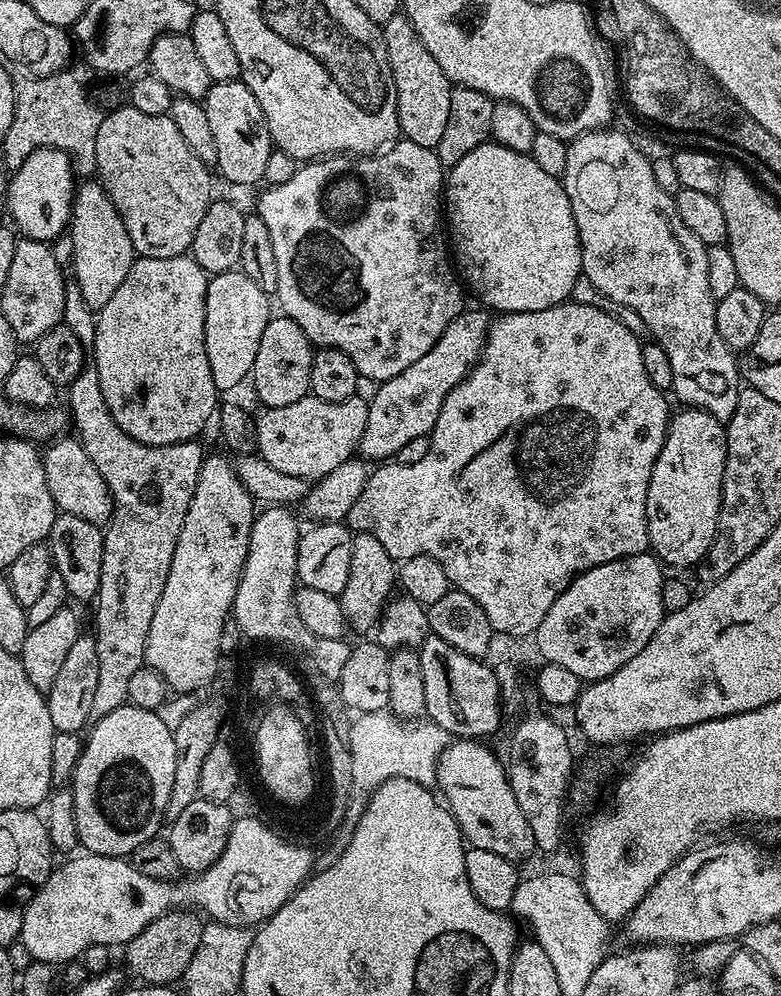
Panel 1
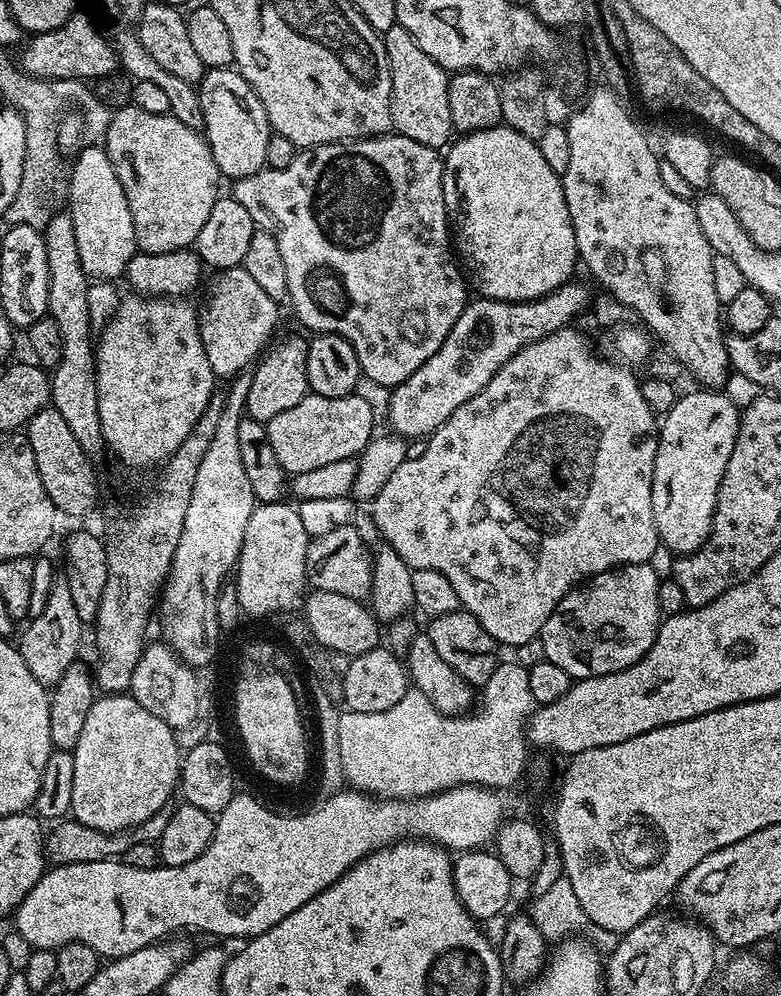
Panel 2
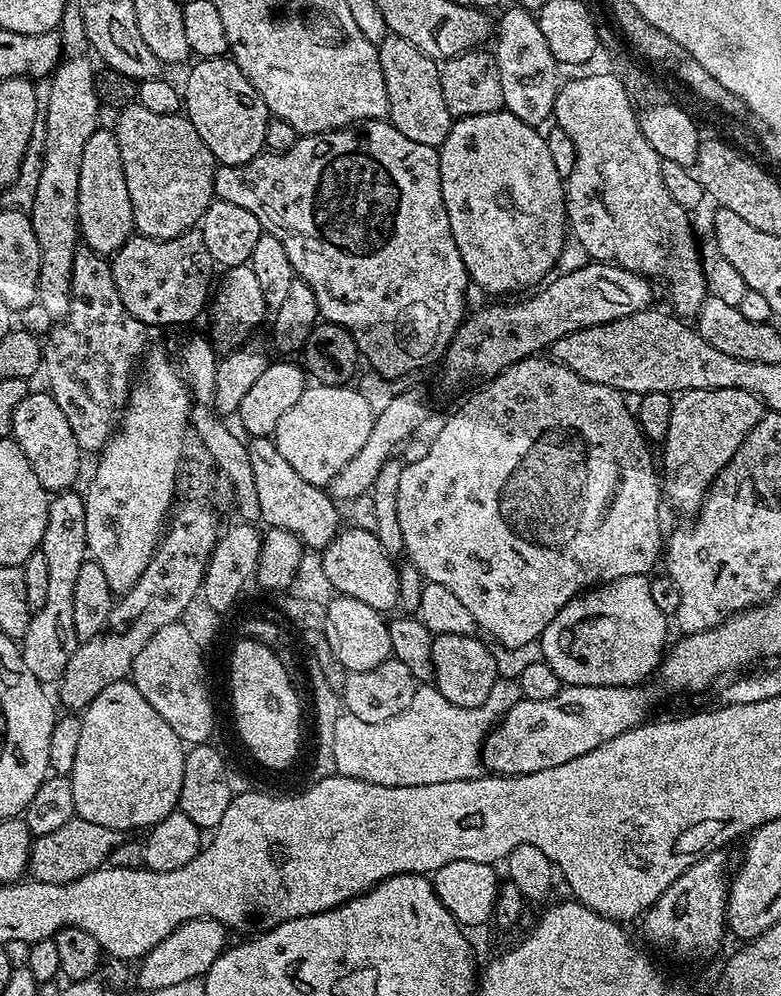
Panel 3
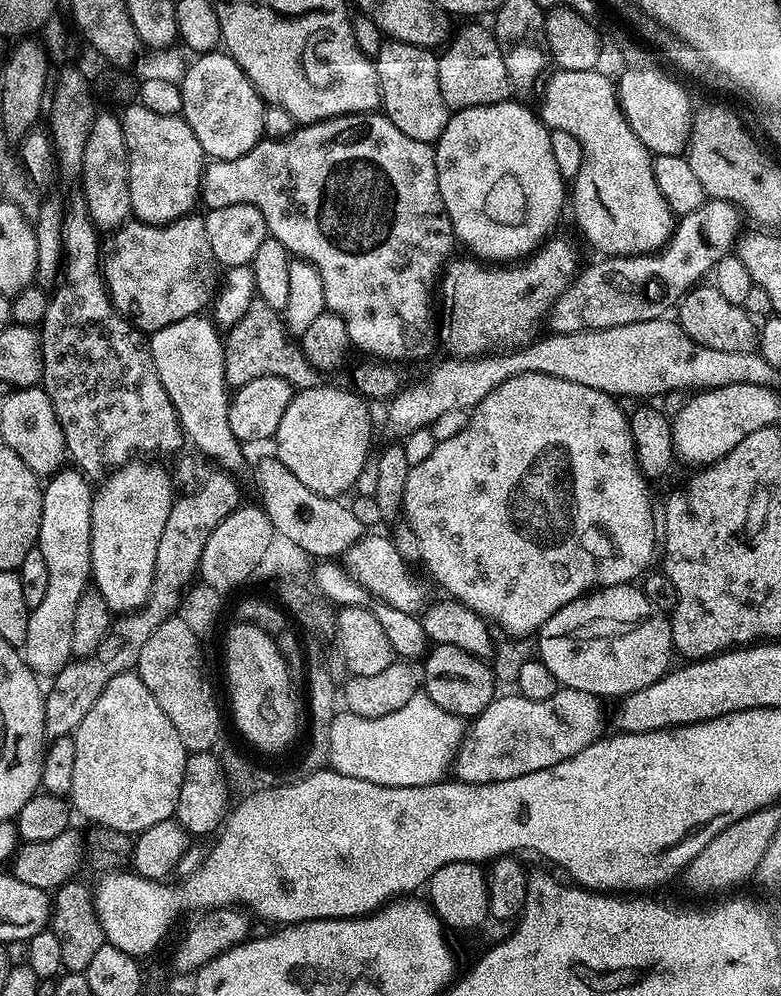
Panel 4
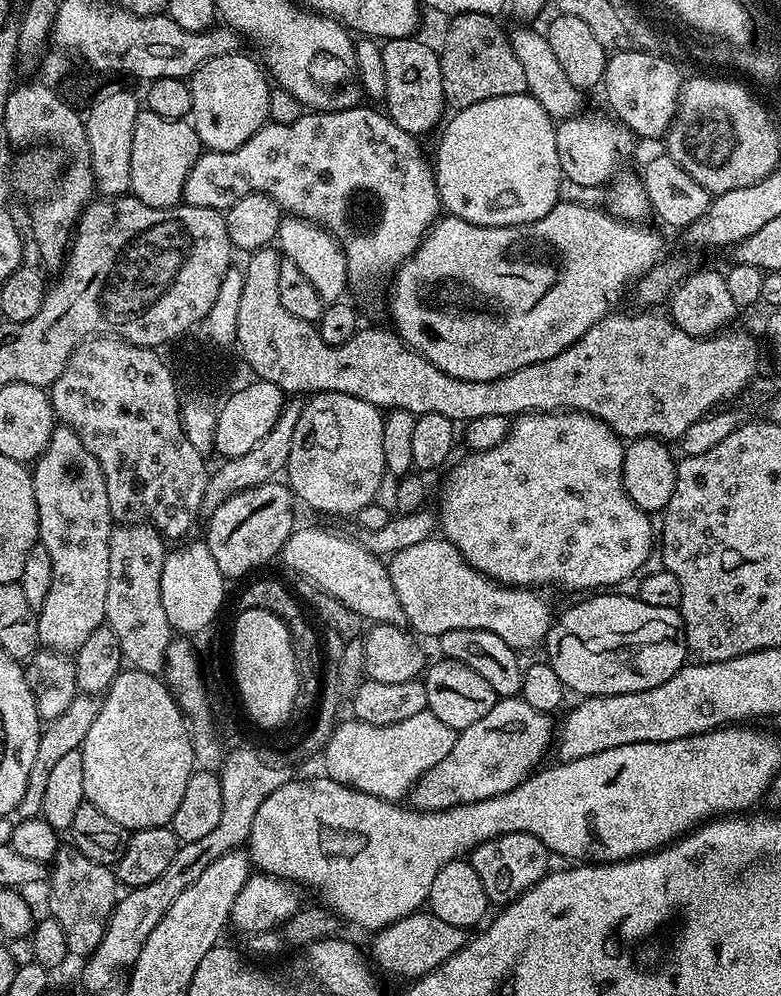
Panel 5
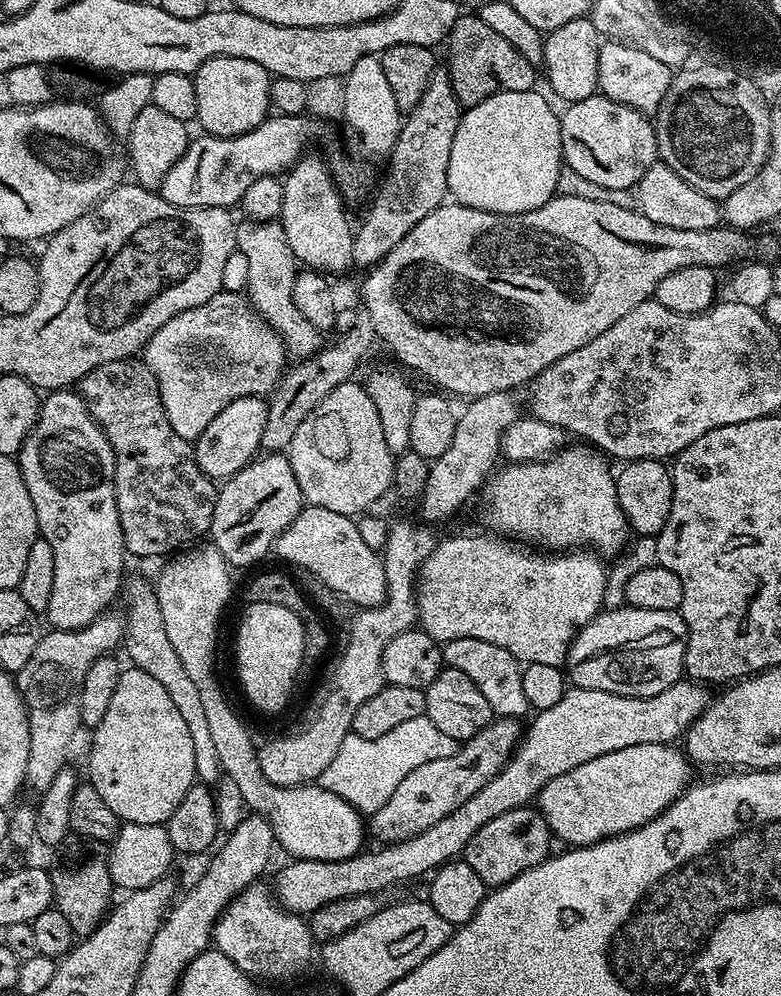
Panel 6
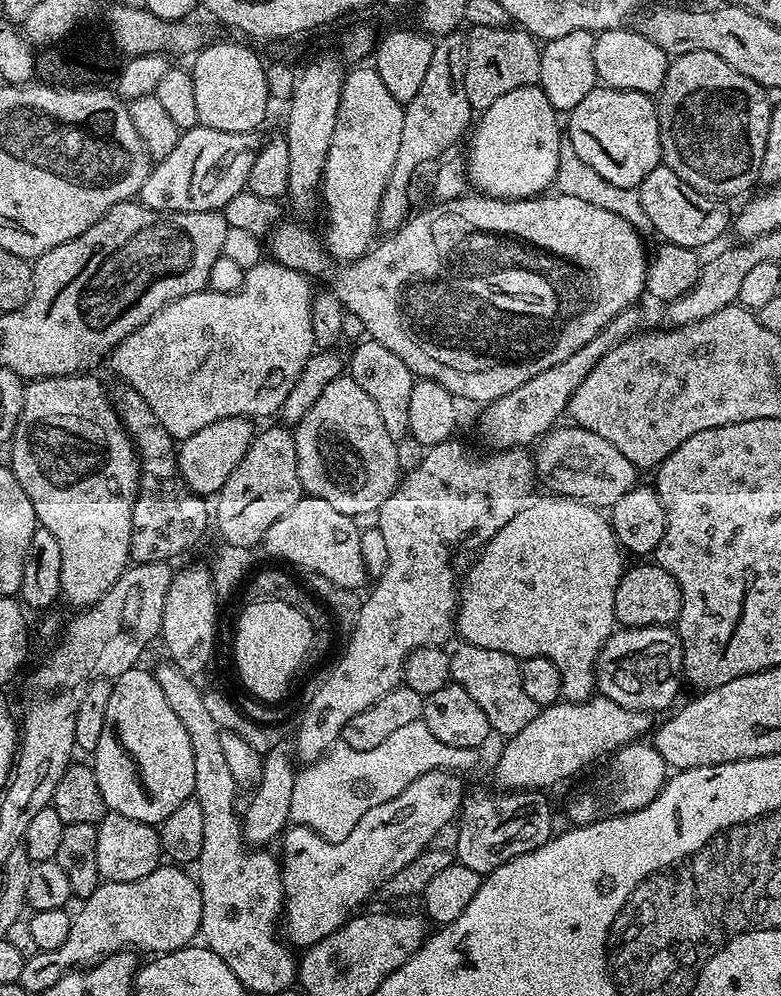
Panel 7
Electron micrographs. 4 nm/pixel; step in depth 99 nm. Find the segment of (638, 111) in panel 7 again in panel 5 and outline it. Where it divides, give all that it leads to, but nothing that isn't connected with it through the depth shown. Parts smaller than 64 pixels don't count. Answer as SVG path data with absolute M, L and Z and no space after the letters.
M584 115L570 116L556 124L560 171L563 179L578 182L578 186L604 186L621 171L620 163L623 162L624 156L632 152L633 137L628 134L616 136L617 125L607 115L606 117Z

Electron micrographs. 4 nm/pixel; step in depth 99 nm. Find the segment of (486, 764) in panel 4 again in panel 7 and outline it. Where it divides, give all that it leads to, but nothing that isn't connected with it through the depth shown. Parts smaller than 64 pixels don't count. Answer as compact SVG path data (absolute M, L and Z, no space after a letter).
M439 768L414 778L402 794L366 810L342 842L332 844L306 824L293 823L285 828L282 932L288 935L287 943L303 950L334 934L353 918L355 908L370 899L372 892L373 896L379 893L392 875L414 862L435 841L432 839L457 819L466 795L460 776L459 771Z

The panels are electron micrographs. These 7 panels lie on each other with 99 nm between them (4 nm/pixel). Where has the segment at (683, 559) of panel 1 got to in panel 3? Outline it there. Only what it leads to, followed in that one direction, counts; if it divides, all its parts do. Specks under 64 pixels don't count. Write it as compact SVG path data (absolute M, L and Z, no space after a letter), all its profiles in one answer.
M690 390L672 401L670 430L662 442L662 492L680 512L699 512L704 495L718 473L734 458L751 428L763 418L765 407L746 390Z

